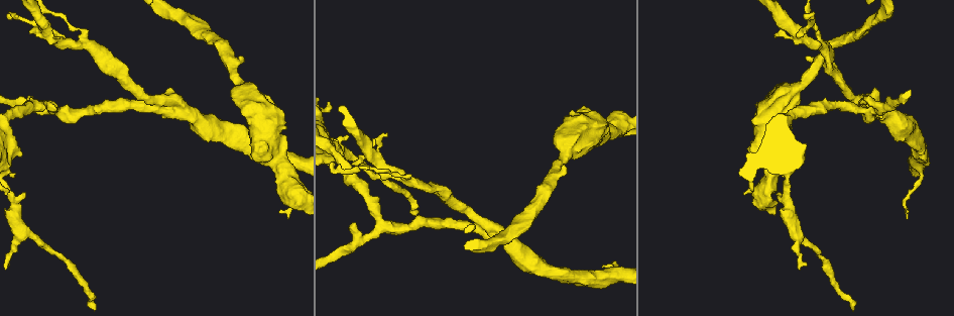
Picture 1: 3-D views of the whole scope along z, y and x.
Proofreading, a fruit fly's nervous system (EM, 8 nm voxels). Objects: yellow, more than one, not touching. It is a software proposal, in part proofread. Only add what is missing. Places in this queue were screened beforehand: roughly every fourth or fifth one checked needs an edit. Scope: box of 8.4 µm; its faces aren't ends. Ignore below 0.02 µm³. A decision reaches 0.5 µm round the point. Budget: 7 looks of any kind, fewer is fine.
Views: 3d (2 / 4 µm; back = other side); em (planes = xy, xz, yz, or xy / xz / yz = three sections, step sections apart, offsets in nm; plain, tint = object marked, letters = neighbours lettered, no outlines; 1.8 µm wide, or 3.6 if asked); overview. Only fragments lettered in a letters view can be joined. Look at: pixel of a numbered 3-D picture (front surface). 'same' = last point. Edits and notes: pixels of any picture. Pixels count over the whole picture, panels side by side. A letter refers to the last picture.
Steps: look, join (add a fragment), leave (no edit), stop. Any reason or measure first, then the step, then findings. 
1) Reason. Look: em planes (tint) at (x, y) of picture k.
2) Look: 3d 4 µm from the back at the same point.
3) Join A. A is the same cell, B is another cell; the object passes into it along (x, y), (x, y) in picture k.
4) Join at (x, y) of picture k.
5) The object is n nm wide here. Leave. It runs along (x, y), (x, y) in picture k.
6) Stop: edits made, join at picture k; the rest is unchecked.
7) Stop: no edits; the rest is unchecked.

Narrows sharply. Look: 3d 4 µm from the back at (786, 195) of picture 1.

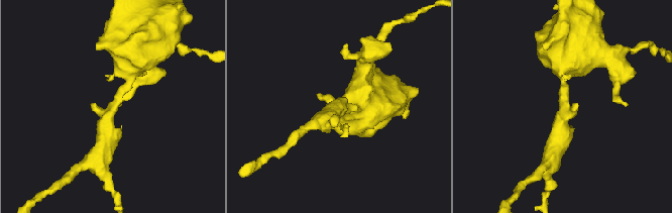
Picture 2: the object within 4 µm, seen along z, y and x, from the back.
The arms are 340, 440 nm wide; need the tissue. Look: em planes (tint) at (116, 107) of picture 2.

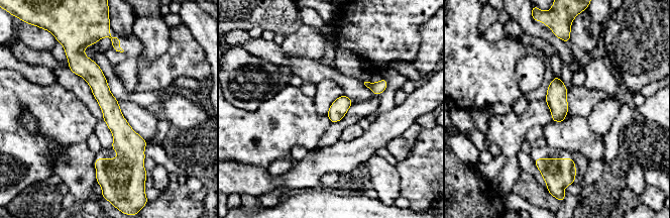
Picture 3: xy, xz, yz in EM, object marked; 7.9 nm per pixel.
Look: em planes (letters) at the same point.

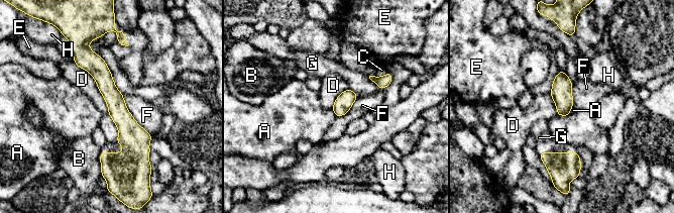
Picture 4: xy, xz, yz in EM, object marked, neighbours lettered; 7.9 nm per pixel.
The object is 140 nm wide here. Leave. A, B, C, D, E, F, G and H are other cells; no lettered fragment goes on from it.

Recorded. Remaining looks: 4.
Arms part here. Look: em planes (plain) at (366, 155) of picture 1.

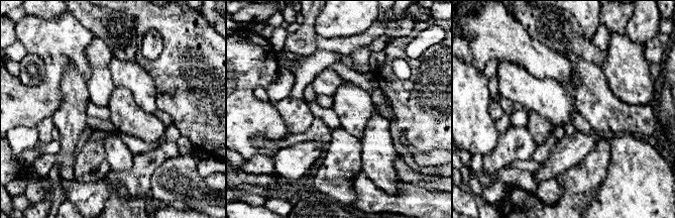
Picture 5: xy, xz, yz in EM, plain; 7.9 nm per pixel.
Look: em planes (tint) at the same point.

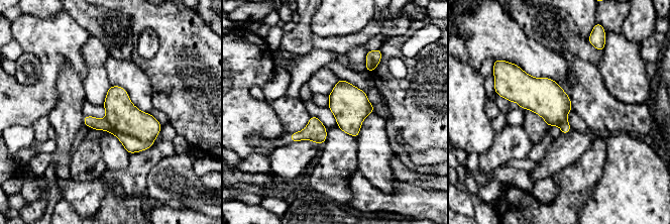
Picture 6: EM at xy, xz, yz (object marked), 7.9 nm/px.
What lies round it. Look: em planes (letters) at the same point.

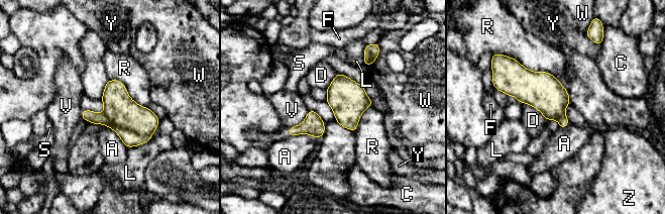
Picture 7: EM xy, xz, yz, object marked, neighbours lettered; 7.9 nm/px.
The object is 280 nm wide here; the longest contact is with R, 380 nm. Leave. A, C, D, F, L, R, S, V, W, Y and Z are other cells; no lettered fragment goes on from it.

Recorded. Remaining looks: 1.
Looks like a crossing. Look: em xy step 4 (letters) at (142, 104) of picture 1.

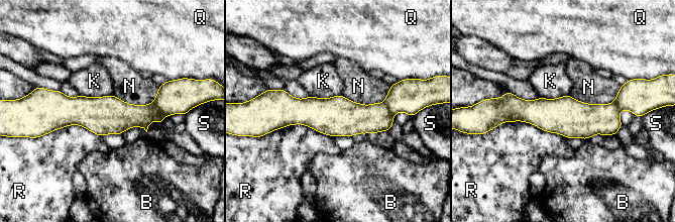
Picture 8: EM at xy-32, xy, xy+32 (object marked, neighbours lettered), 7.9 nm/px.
Leave. B, K, N, Q, R and S are other cells; a border runs along (80, 94), (86, 96), (112, 95) in picture 8; no lettered fragment goes on from it.

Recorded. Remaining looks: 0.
Stop: no edits; the rest is unchecked.

